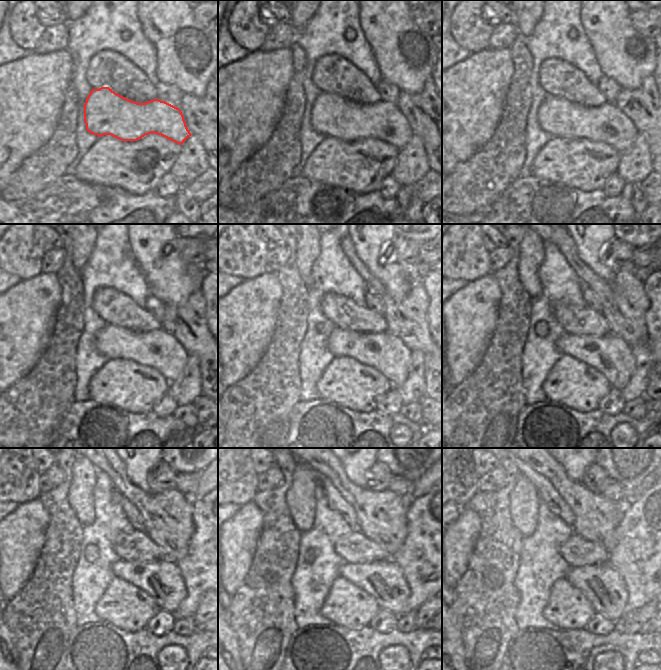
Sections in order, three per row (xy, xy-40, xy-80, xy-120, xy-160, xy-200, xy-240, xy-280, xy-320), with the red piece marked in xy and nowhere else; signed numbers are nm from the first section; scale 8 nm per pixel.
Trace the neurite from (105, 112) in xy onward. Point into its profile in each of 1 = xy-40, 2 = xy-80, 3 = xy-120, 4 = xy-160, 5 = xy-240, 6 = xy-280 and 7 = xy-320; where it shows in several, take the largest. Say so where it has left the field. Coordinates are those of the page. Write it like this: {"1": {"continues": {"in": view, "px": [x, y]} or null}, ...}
{"1": {"continues": {"in": "xy-40", "px": [331, 114]}}, "2": {"continues": {"in": "xy-80", "px": [559, 117]}}, "3": {"continues": {"in": "xy-120", "px": [159, 349]}}, "4": {"continues": {"in": "xy-160", "px": [384, 352]}}, "5": {"continues": {"in": "xy-240", "px": [162, 580]}}, "6": {"continues": {"in": "xy-280", "px": [384, 580]}}, "7": {"continues": {"in": "xy-320", "px": [601, 584]}}}

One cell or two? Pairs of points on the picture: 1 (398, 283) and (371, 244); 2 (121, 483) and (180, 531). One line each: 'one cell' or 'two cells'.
1: one cell
2: one cell

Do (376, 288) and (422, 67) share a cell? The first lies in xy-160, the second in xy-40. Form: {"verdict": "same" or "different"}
{"verdict": "different"}

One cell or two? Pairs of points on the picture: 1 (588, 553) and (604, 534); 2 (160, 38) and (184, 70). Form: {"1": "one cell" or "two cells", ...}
{"1": "two cells", "2": "one cell"}

